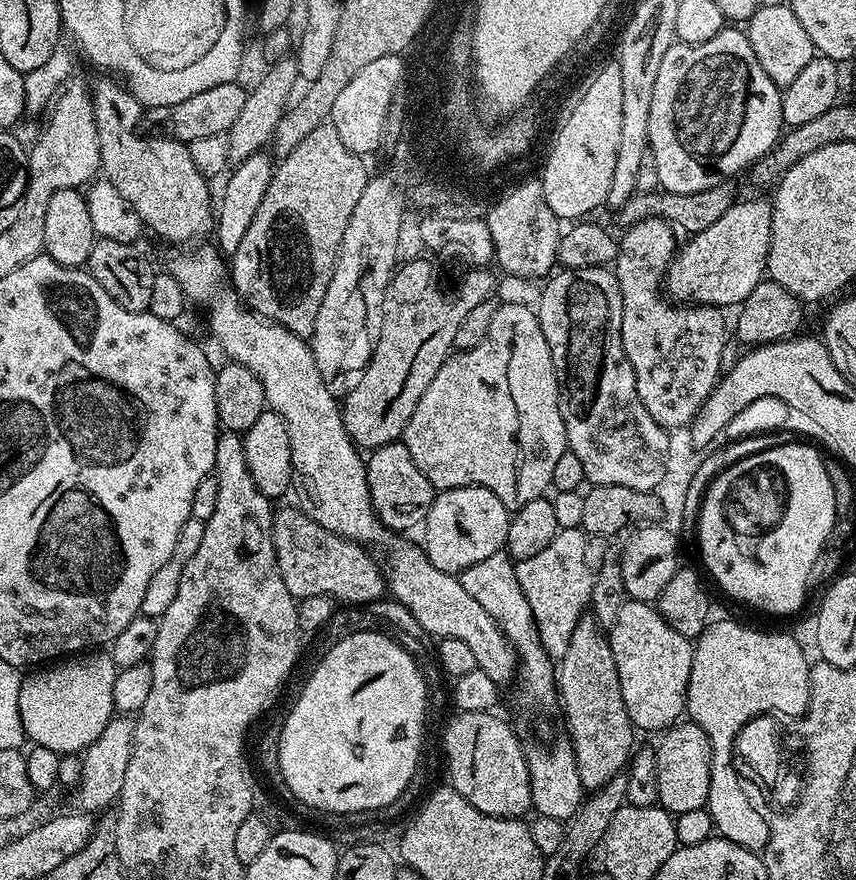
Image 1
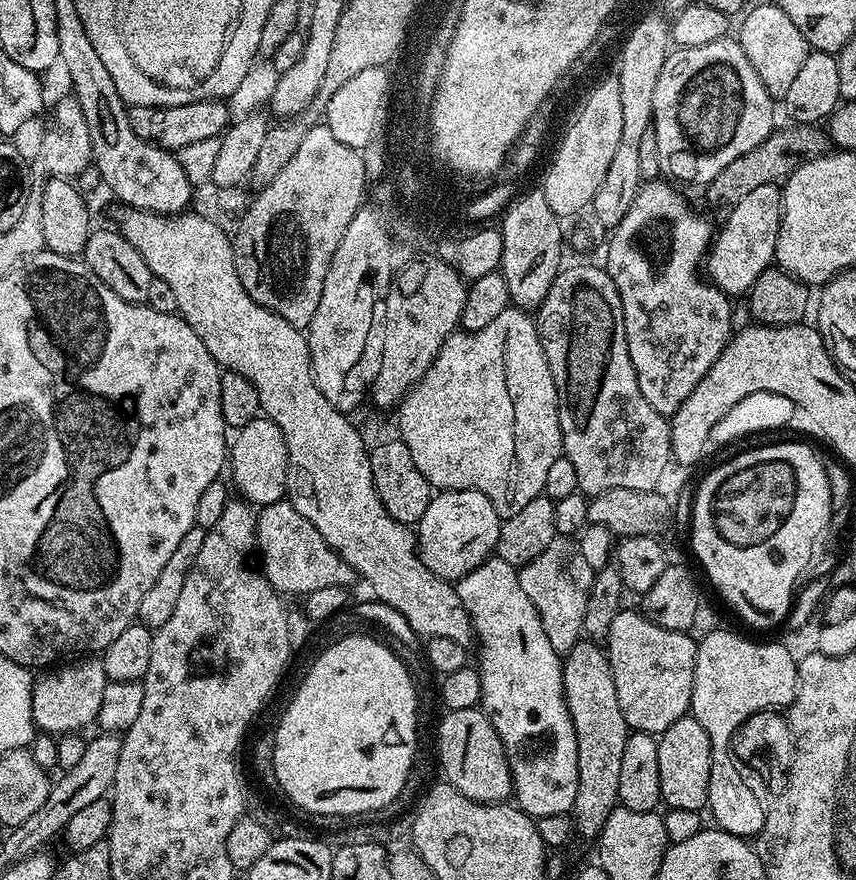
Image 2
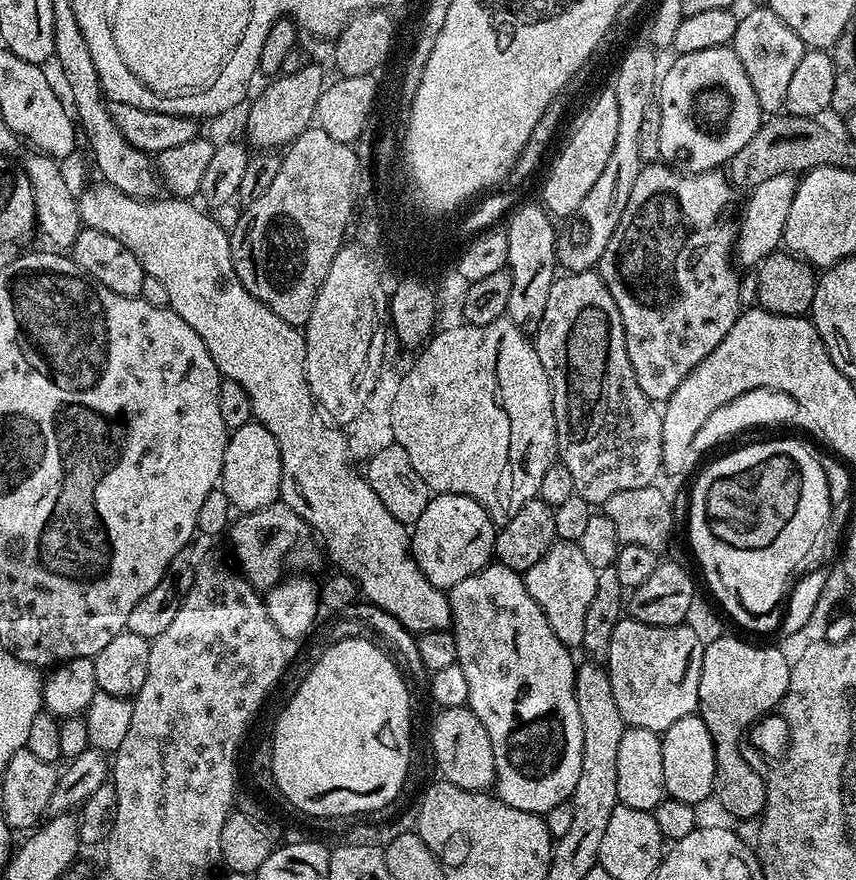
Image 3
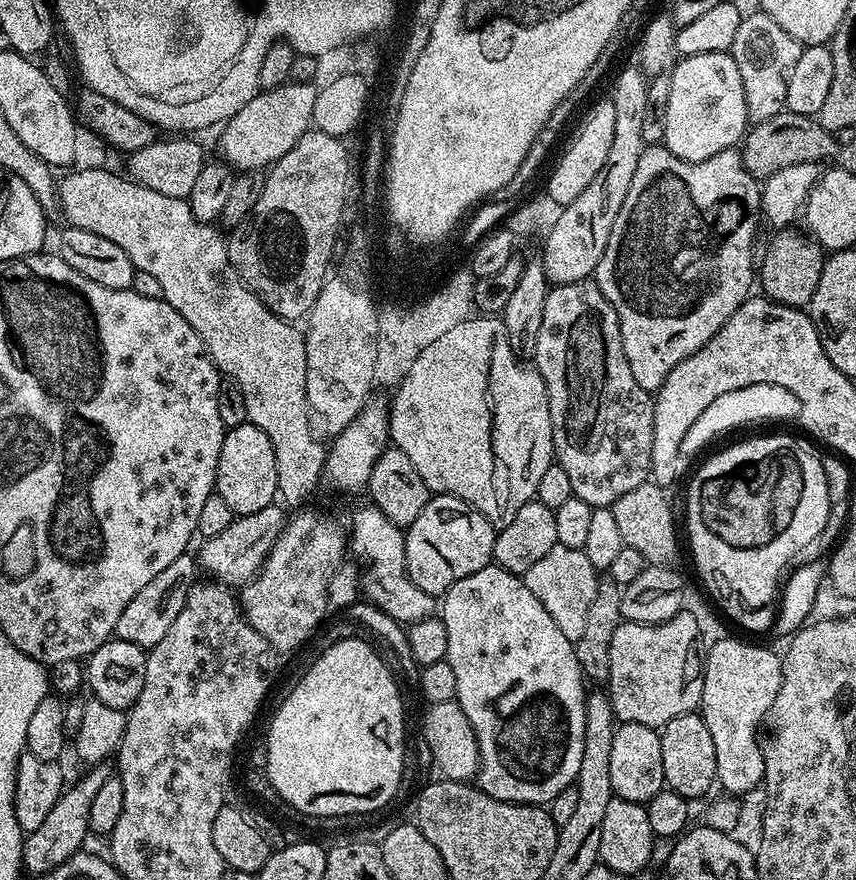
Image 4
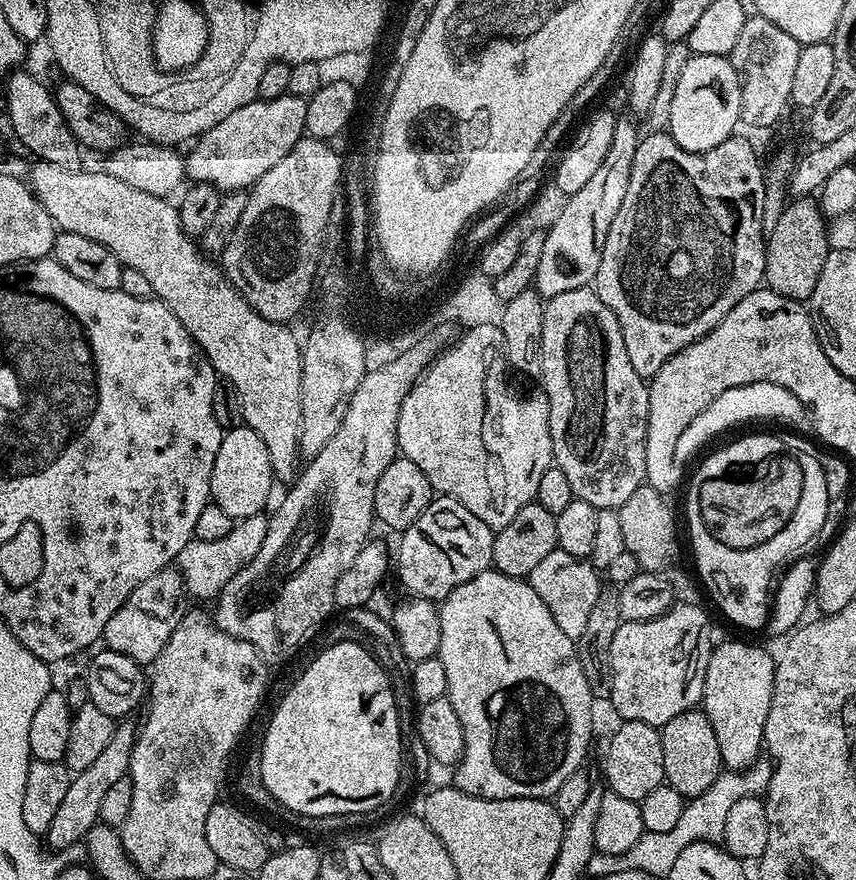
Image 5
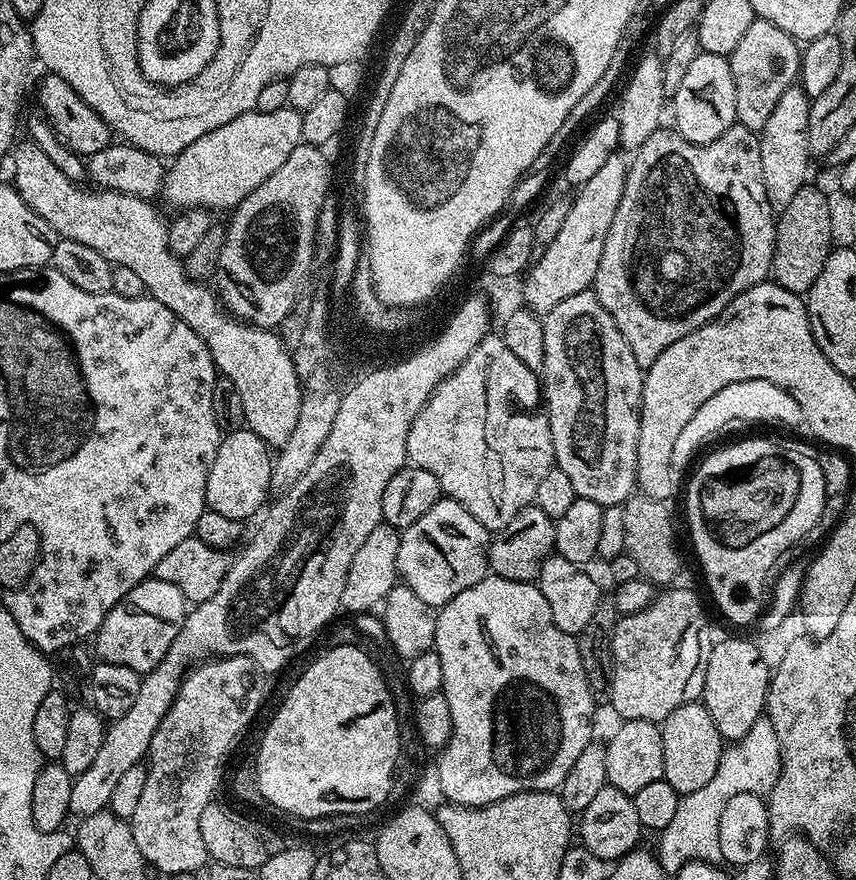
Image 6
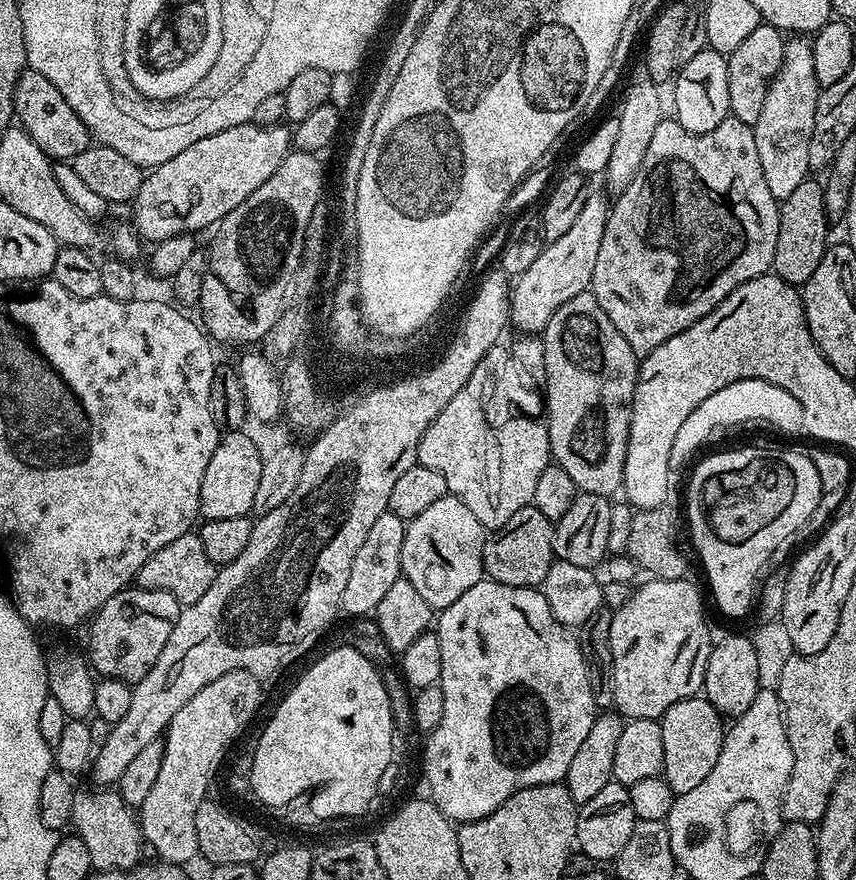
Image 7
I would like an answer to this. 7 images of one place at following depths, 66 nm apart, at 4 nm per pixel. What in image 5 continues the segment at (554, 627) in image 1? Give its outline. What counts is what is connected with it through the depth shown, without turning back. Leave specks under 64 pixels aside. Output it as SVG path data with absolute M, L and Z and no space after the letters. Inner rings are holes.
M556 547L553 552L546 554L546 558L542 558L542 562L538 562L538 566L534 566L534 570L530 570L526 579L534 594L546 602L546 610L550 610L554 622L558 622L562 634L576 641L583 633L586 621L590 618L590 609L600 593L601 573L587 559L566 554L566 550Z

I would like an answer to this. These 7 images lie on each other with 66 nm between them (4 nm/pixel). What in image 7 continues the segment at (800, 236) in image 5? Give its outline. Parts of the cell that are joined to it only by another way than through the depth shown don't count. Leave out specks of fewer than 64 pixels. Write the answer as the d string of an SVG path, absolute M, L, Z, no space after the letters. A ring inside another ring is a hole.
M815 179L804 180L802 186L791 192L790 198L779 201L778 246L774 246L771 271L793 286L803 286L807 282L810 274L818 270L818 262L822 262L822 254L830 246L830 221L824 201L824 185L819 179Z

